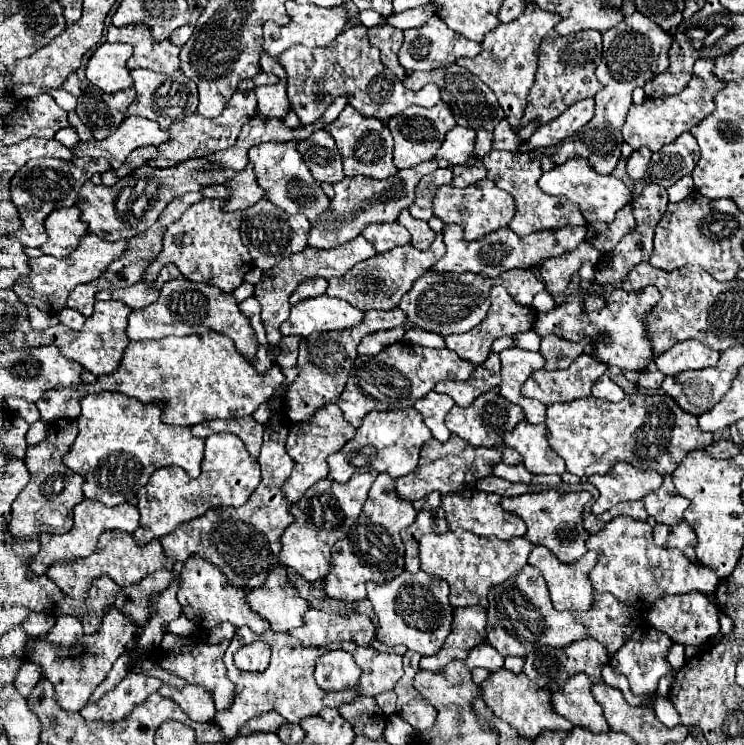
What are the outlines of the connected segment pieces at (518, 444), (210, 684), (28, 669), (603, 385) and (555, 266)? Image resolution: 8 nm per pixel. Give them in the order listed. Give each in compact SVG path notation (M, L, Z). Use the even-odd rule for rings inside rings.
M522 421L512 433L504 433L504 443L522 455L524 467L532 475L562 475L566 471L564 459L548 443L544 423L532 425Z
M167 633L160 644L162 648L160 649L160 667L178 677L184 677L192 685L200 685L206 691L210 691L216 709L222 711L222 709L228 709L228 705L232 705L232 697L234 697L234 685L226 677L226 667L222 661L228 645L230 645L230 641L226 641L226 639L220 641L218 645L208 645L202 641L190 641L186 637Z
M26 661L26 663L22 663L20 673L18 673L16 679L14 679L14 685L16 685L16 689L20 691L20 695L28 697L30 691L32 691L32 687L34 687L40 679L42 679L42 669L36 667L34 663L28 663L28 661Z
M602 375L592 387L592 397L614 403L614 401L622 401L624 399L624 391L608 375Z
M582 241L574 251L568 251L558 257L542 261L538 267L534 267L534 271L542 277L546 291L550 295L558 295L568 289L572 275L578 273L584 263L598 265L600 257L602 257L602 253L594 245L590 245L588 241Z

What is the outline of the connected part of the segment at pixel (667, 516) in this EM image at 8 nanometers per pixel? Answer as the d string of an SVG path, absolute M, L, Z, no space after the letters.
M664 477L664 483L658 491L644 497L644 505L648 515L652 515L658 523L674 525L684 519L684 511L688 509L690 501L676 493L674 483L670 477Z

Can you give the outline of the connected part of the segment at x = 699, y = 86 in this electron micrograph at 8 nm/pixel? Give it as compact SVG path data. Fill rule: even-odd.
M698 59L694 65L694 77L688 83L688 87L672 97L660 97L660 99L646 99L642 105L632 105L628 111L626 123L622 127L622 137L632 149L648 147L650 151L660 151L662 145L672 143L682 133L696 127L704 117L708 117L714 109L714 97L718 91L724 89L724 81L720 81L714 73L714 61L710 59Z

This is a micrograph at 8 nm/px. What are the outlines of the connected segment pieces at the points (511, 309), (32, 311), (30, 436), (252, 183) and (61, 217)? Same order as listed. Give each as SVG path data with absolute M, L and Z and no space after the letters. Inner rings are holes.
M494 285L494 287L490 289L490 295L488 295L488 297L490 297L492 305L490 305L490 311L488 311L488 315L486 315L484 321L480 321L474 329L470 329L470 331L466 331L466 333L446 335L446 337L444 337L446 347L448 347L450 351L458 353L464 361L468 361L468 363L472 363L472 365L482 365L482 363L484 363L484 359L486 359L488 353L490 353L490 347L492 347L494 339L504 337L504 335L516 335L516 333L522 333L522 331L530 331L532 325L534 325L534 321L536 321L536 311L530 309L530 307L518 305L518 303L512 299L512 295L510 295L504 287Z
M28 305L28 319L30 319L30 325L34 329L46 329L46 327L58 323L58 317L56 315L48 315L48 313L32 307L32 305Z
M36 421L34 425L30 425L30 431L26 433L26 443L28 443L28 445L42 443L44 435L46 435L46 423L44 423L44 421Z
M248 165L242 173L238 173L232 181L228 181L232 187L232 195L224 209L236 211L236 209L246 209L254 203L258 203L262 197L266 197L266 191L258 185L256 181L256 171L252 165Z
M74 205L68 209L54 209L46 219L46 231L48 241L40 249L46 255L62 259L78 247L80 239L88 233L88 225L80 221L80 209Z

